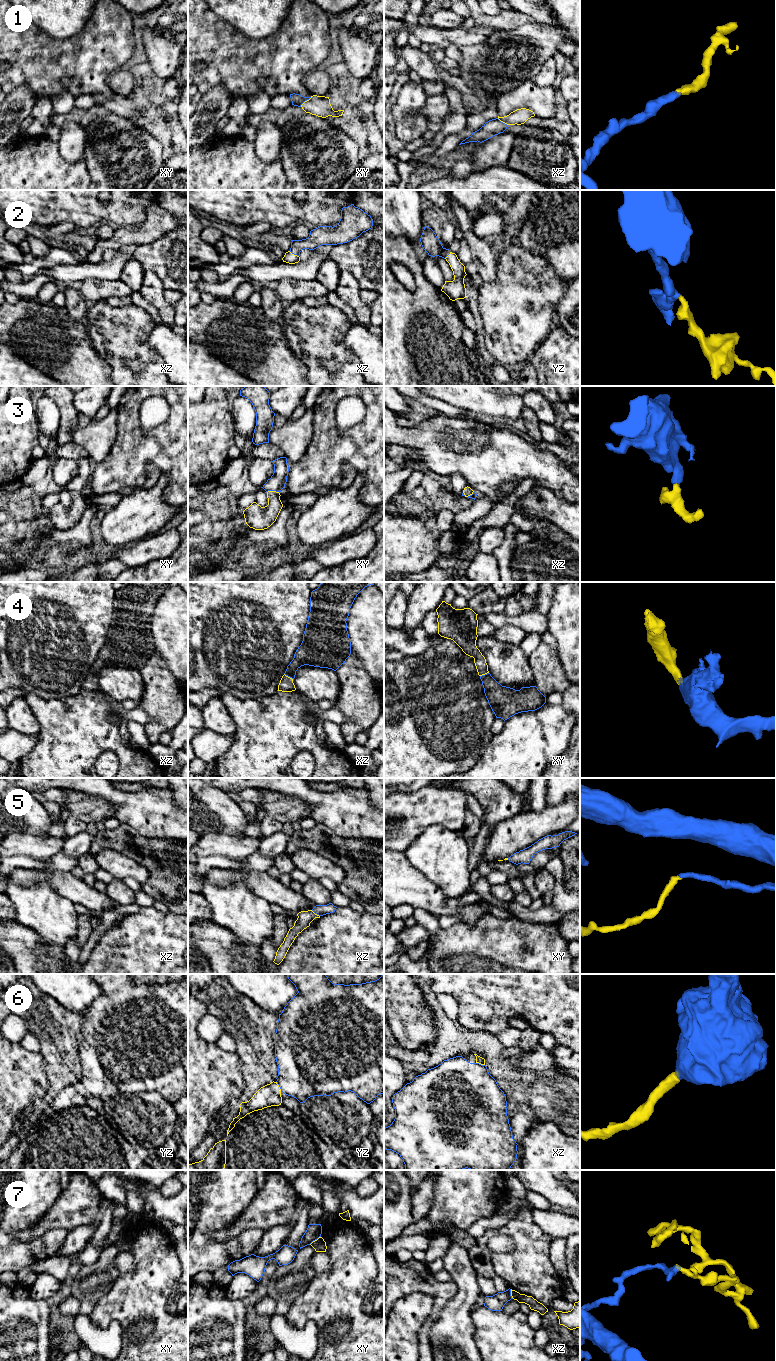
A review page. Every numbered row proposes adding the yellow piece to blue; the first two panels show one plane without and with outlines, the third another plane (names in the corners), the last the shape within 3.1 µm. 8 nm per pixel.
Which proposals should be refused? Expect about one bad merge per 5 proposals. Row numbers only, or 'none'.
7

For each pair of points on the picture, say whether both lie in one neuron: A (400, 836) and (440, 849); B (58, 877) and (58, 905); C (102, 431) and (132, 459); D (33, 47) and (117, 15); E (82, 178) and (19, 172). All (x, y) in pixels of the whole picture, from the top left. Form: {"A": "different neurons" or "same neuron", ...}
{"A": "different neurons", "B": "different neurons", "C": "different neurons", "D": "same neuron", "E": "same neuron"}

